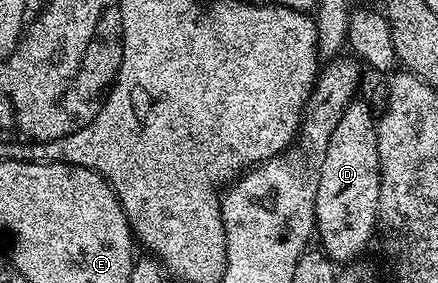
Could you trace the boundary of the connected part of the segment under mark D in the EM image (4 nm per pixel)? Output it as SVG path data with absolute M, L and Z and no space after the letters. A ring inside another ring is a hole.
M362 98L352 100L351 104L345 110L345 114L341 114L341 122L337 122L337 130L333 130L333 134L329 138L329 150L325 150L325 162L321 162L321 174L317 182L317 198L315 199L315 226L317 229L317 240L321 245L322 251L326 253L328 259L334 261L336 265L343 266L348 262L354 261L367 248L367 243L374 237L377 232L377 221L379 219L379 151L377 150L377 127L376 113L371 113L371 108Z

